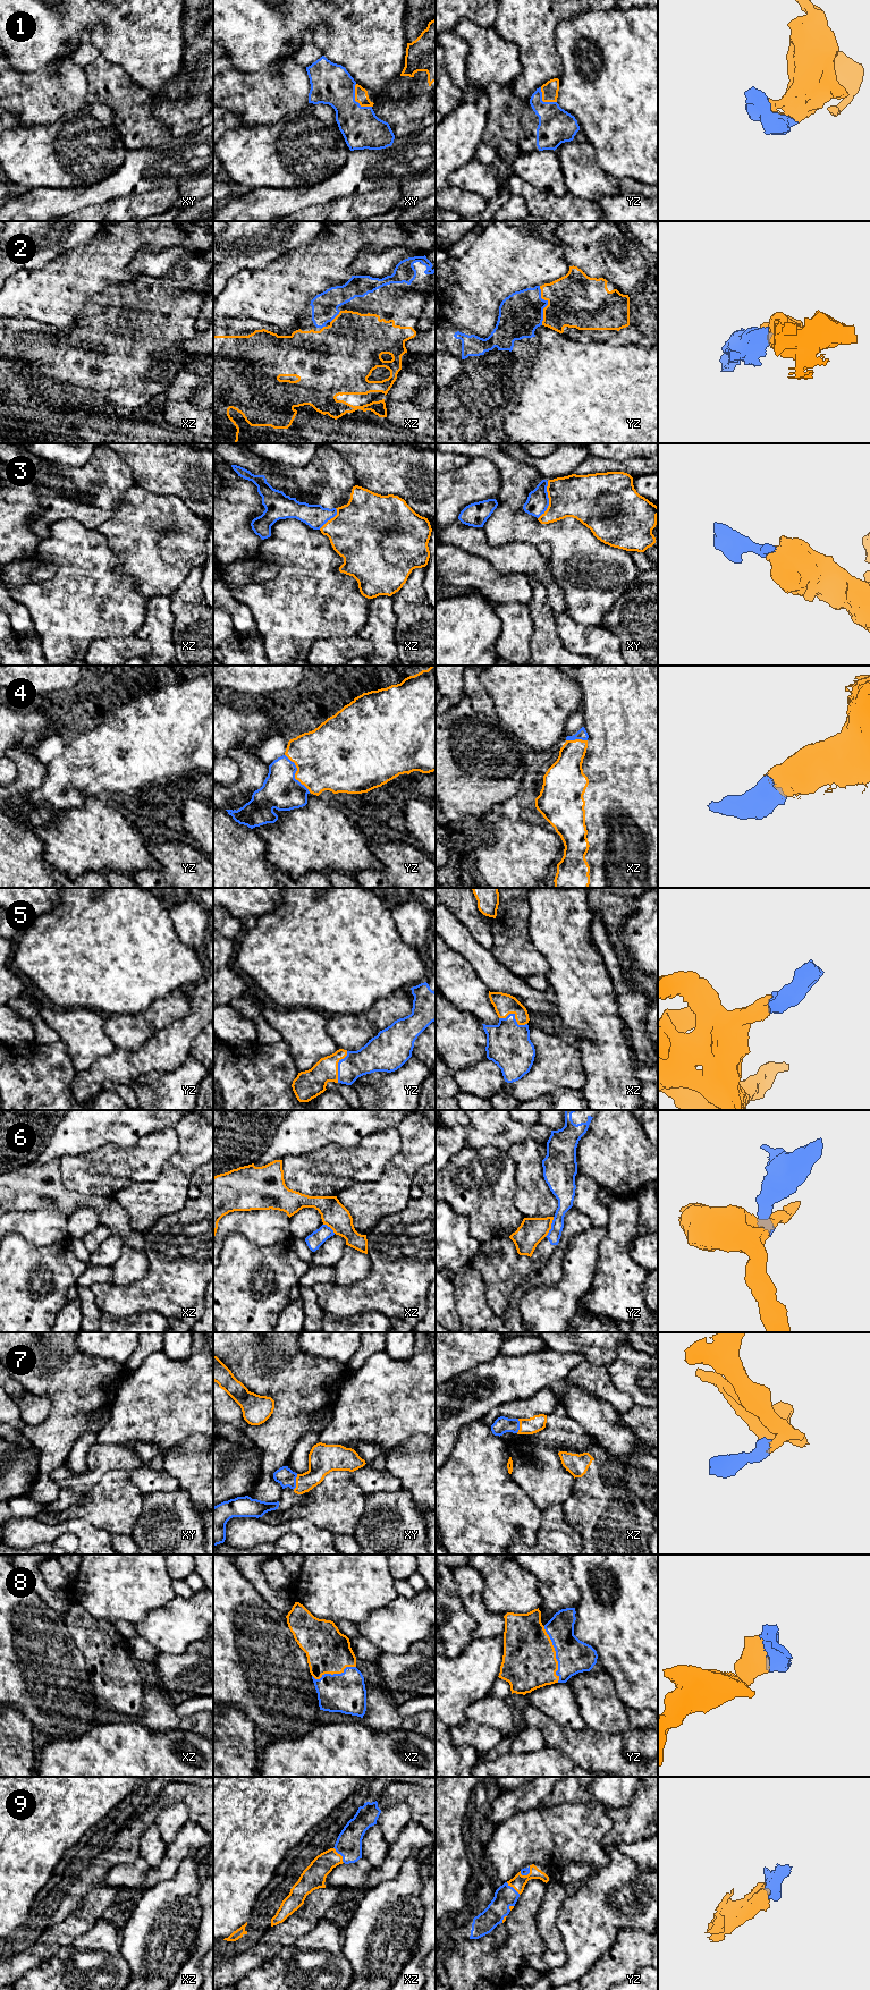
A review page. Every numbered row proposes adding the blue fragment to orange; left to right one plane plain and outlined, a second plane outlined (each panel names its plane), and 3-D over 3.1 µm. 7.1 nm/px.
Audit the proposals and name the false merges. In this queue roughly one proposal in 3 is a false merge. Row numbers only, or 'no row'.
3, 6

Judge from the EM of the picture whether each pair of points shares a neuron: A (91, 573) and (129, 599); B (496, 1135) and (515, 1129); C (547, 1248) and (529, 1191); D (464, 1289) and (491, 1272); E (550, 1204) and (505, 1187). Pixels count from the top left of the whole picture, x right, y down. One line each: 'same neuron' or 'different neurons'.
A: same neuron
B: same neuron
C: different neurons
D: different neurons
E: different neurons

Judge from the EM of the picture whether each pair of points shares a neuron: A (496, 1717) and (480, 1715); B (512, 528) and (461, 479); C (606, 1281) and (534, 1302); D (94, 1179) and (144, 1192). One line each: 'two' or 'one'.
A: one
B: two
C: two
D: two

